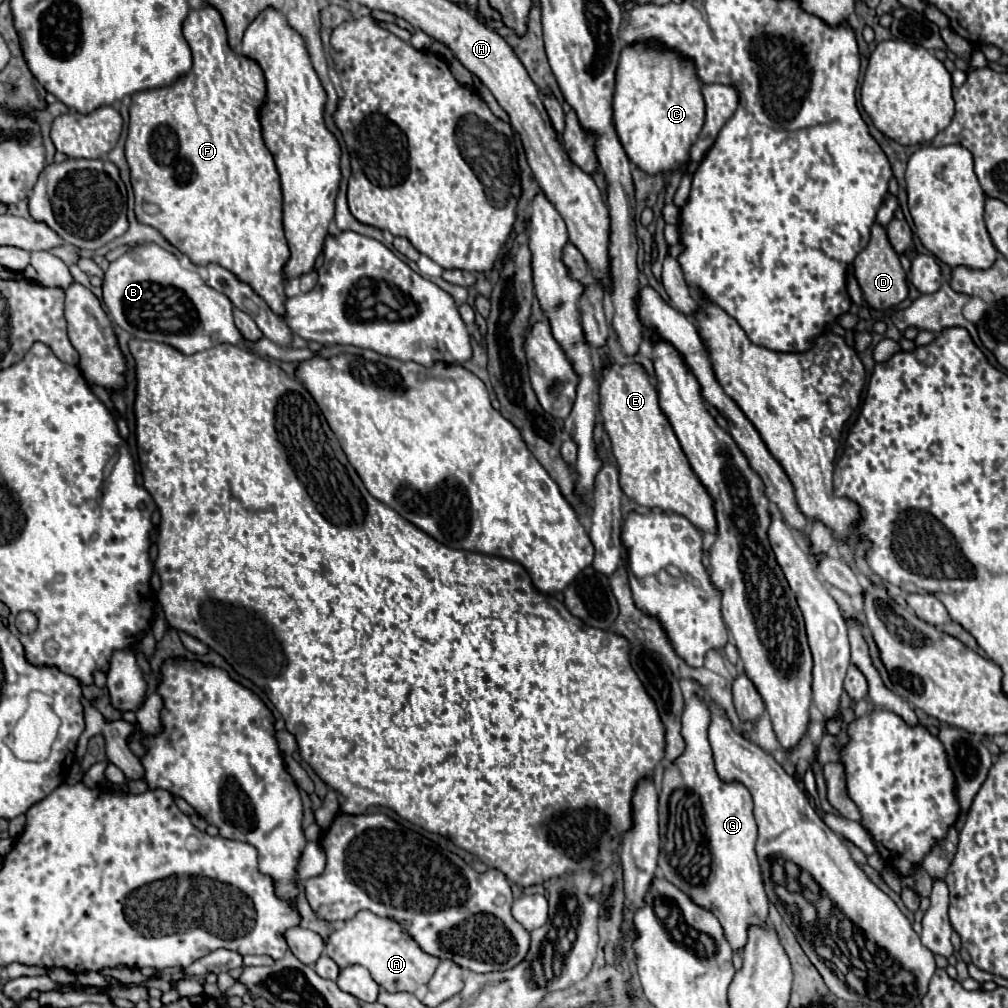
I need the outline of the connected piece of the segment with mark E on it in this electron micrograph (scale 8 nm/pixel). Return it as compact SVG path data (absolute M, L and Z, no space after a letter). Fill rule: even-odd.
M613 363L603 373L599 385L599 411L605 431L613 443L613 455L619 463L619 481L623 493L649 509L665 513L677 513L687 517L699 531L717 533L715 505L711 493L701 485L699 477L691 469L681 445L673 433L673 427L665 419L657 403L657 389L649 381L645 369L637 363L619 367Z

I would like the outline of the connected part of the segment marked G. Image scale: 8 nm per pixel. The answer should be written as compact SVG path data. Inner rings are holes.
M693 695L685 703L683 711L683 737L687 743L685 753L671 763L671 769L665 769L661 795L659 795L659 833L661 833L661 849L659 849L659 869L661 875L681 889L695 905L711 911L723 931L725 939L733 951L741 953L747 945L749 925L763 927L769 921L769 901L763 889L761 871L755 855L757 841L757 825L753 819L753 799L751 793L741 783L723 783L717 777L711 747L707 741L707 725L711 721L709 709L703 699Z

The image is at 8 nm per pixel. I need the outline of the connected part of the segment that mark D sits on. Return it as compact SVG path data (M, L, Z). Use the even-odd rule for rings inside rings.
M875 223L871 227L871 239L867 243L867 247L855 257L853 261L855 267L855 277L863 289L863 297L867 299L867 303L875 309L891 309L897 303L901 303L907 297L907 283L905 283L905 271L901 269L899 263L899 255L895 253L895 249L891 247L885 227Z

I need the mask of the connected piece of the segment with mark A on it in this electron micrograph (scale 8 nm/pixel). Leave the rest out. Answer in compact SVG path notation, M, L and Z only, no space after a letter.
M361 911L353 919L337 925L325 949L341 969L349 965L363 965L375 983L389 993L415 993L419 987L429 983L439 965L435 957L429 957L419 949L419 945L401 929L401 925L397 925L397 921L381 919L369 911Z

